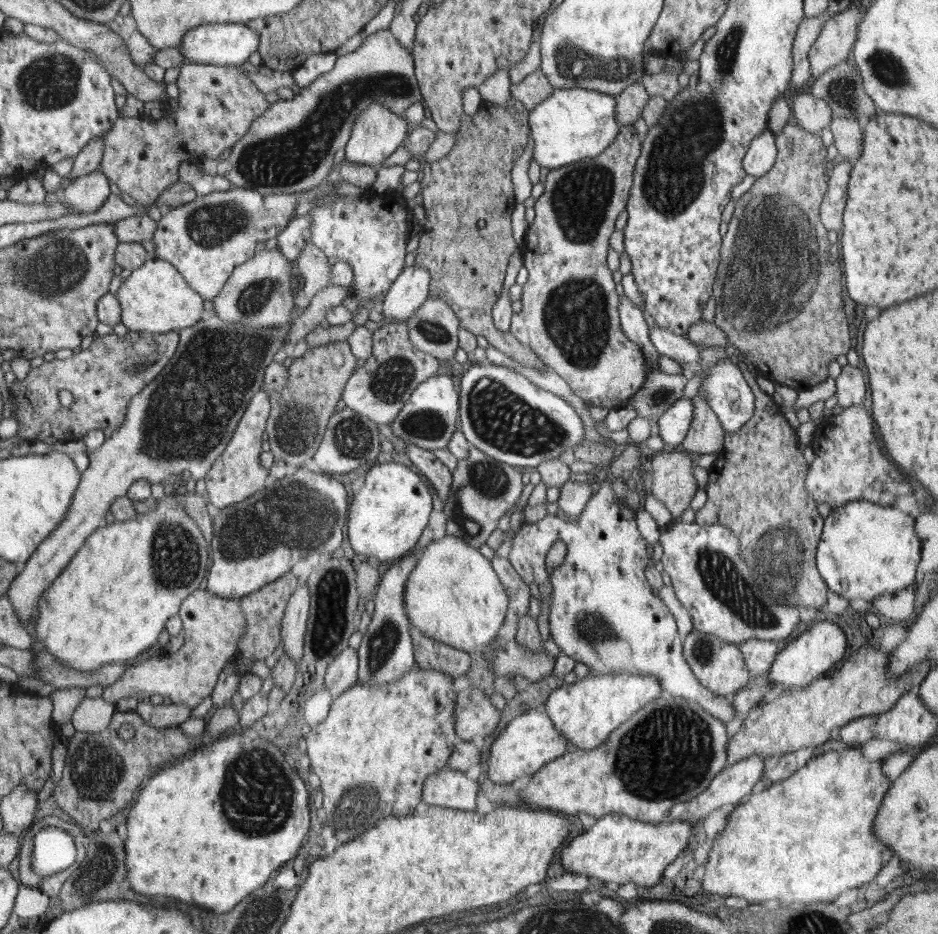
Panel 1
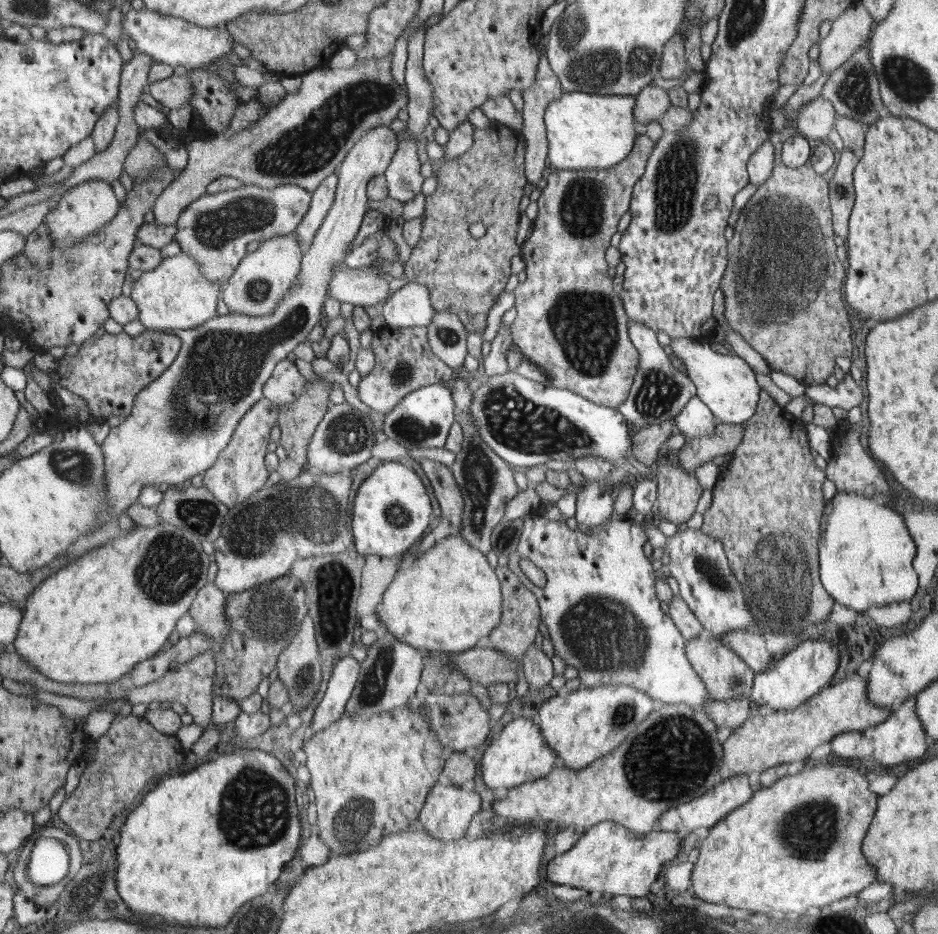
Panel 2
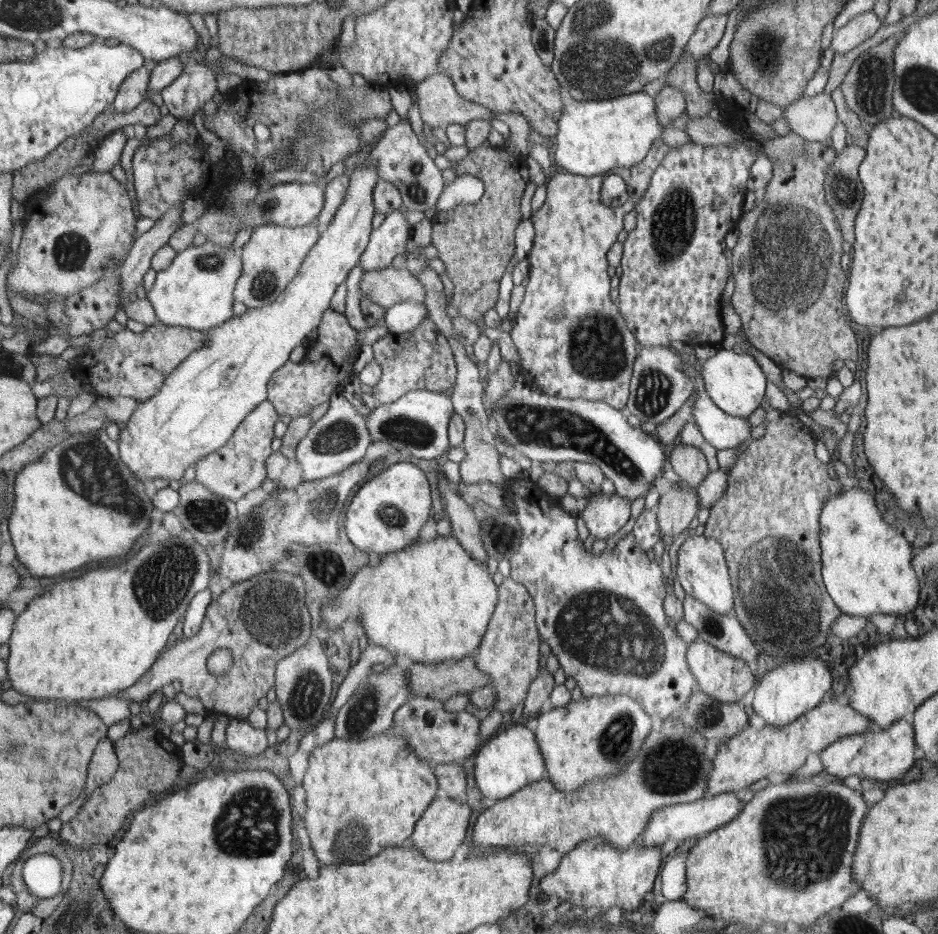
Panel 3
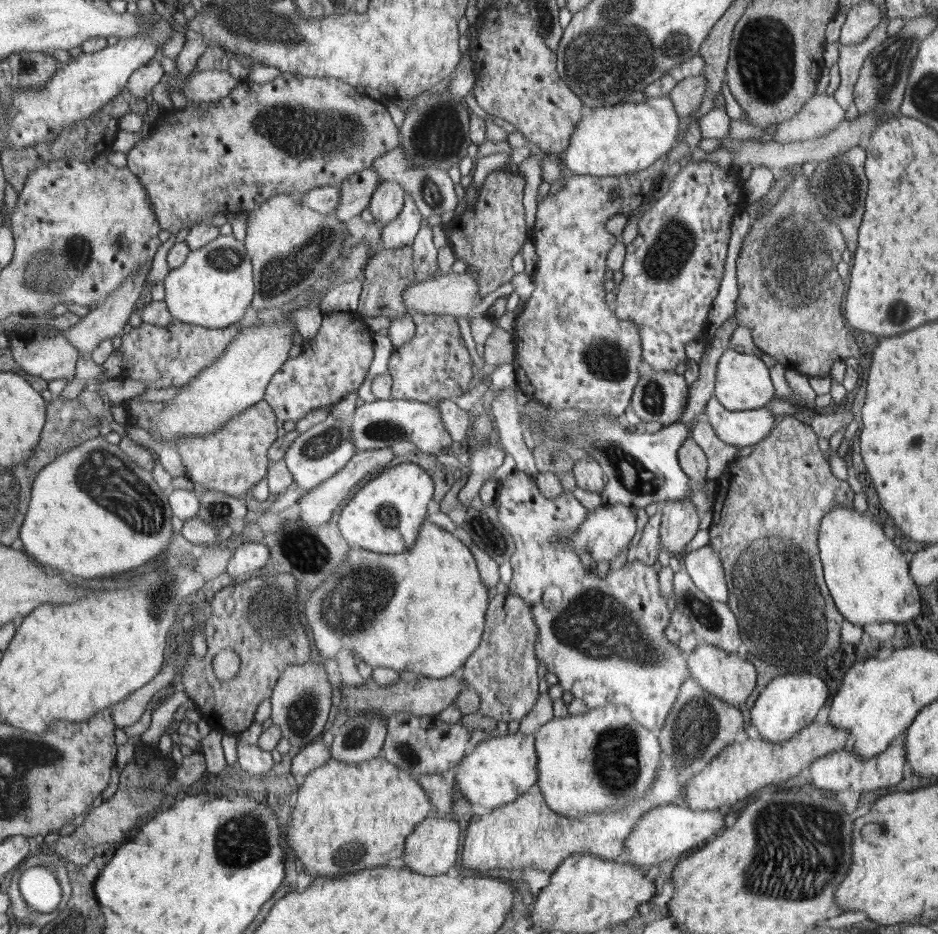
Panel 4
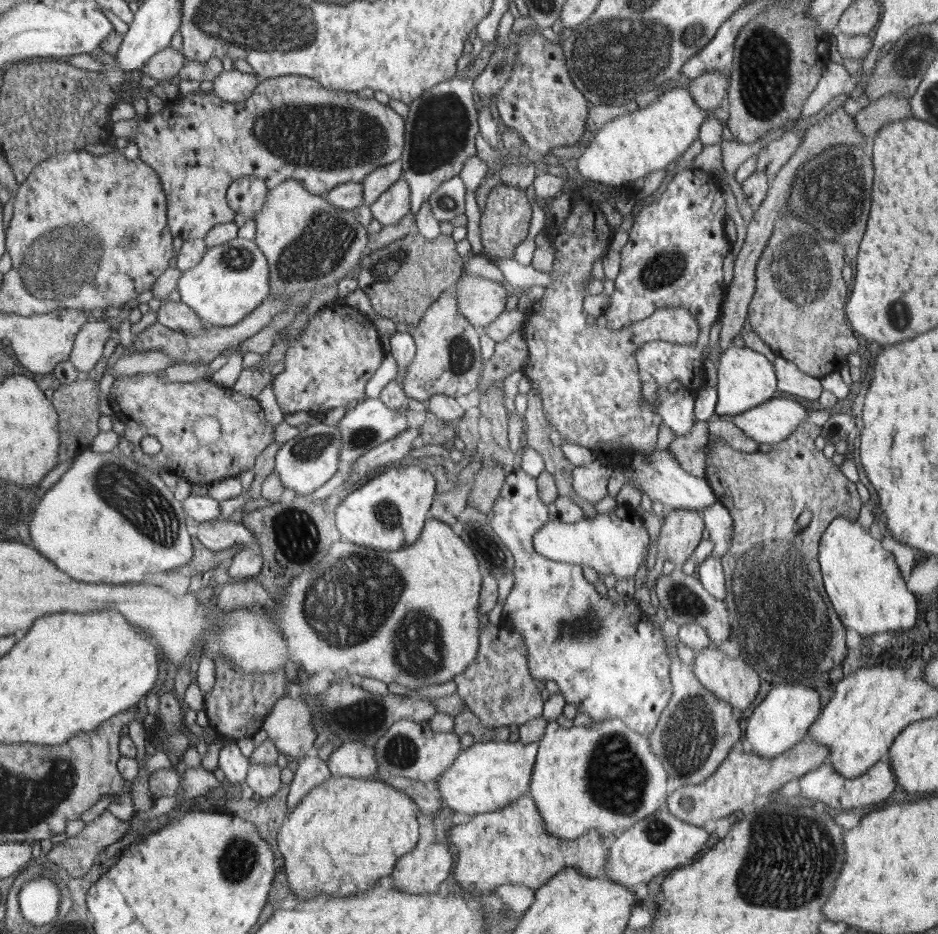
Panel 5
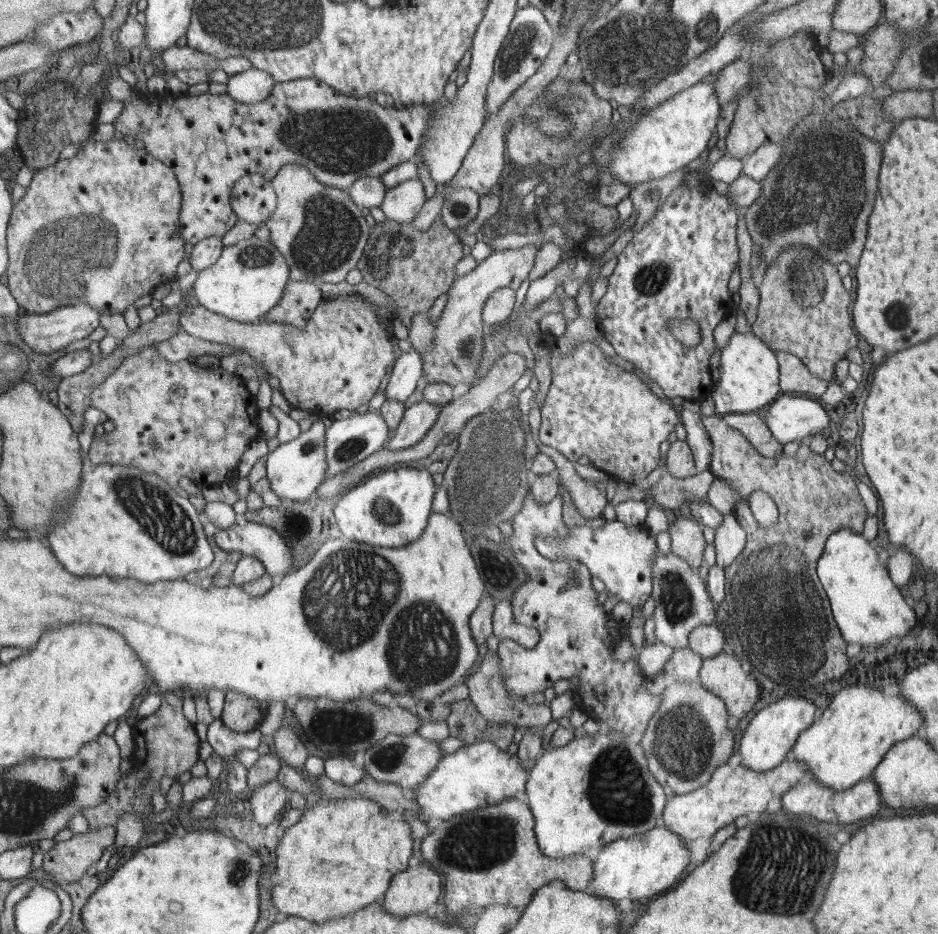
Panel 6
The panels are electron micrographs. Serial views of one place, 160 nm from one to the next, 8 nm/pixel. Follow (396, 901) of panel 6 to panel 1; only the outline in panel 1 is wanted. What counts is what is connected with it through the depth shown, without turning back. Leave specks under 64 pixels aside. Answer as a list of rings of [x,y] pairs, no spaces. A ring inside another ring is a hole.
[[[445,766],[426,778],[422,798],[430,806],[477,810],[478,784],[464,772]]]

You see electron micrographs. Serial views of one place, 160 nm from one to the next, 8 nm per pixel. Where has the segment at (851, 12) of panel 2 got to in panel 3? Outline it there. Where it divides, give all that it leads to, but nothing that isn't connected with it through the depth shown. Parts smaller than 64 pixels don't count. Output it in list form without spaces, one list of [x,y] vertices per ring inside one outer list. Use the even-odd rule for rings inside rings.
[[[873,11],[858,14],[851,18],[842,28],[834,31],[831,45],[834,52],[846,54],[856,46],[868,40],[880,28],[881,21]]]

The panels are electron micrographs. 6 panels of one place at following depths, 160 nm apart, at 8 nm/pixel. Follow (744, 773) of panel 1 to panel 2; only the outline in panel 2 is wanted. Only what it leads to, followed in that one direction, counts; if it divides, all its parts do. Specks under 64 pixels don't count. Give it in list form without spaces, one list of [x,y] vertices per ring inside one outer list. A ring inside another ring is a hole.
[[[737,774],[730,778],[723,779],[716,786],[707,790],[706,794],[700,795],[698,798],[666,809],[657,820],[657,830],[678,833],[680,830],[688,830],[702,828],[703,826],[711,829],[719,820],[722,820],[729,812],[736,810],[745,802],[750,800],[753,795],[748,781],[748,774]]]

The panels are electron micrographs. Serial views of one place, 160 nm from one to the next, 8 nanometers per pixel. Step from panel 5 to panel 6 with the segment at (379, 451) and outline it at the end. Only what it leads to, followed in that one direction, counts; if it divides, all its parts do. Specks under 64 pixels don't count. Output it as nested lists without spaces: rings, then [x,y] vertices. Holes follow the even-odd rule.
[[[426,400],[417,402],[404,411],[398,428],[385,443],[384,449],[400,450],[414,446],[434,426],[442,406]]]

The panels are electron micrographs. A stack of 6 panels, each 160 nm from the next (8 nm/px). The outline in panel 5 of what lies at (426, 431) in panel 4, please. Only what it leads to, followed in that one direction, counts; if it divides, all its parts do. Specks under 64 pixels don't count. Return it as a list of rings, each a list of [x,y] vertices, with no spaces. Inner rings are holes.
[[[366,398],[353,409],[347,411],[337,424],[340,434],[342,434],[340,464],[344,467],[350,466],[358,458],[362,457],[363,454],[366,454],[370,448],[380,446],[383,442],[410,428],[406,420],[407,411],[407,406],[397,410],[388,408],[379,398]]]

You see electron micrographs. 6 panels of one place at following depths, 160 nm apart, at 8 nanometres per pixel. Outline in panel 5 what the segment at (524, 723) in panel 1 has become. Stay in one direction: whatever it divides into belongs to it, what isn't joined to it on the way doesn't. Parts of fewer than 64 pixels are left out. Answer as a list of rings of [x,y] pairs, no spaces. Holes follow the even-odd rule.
[[[483,741],[474,743],[472,746],[458,754],[456,761],[452,763],[436,780],[437,789],[443,798],[444,806],[455,812],[465,812],[467,814],[484,814],[504,808],[507,804],[514,802],[524,794],[529,792],[529,784],[533,766],[535,765],[538,753],[539,741],[524,744],[520,741],[514,743],[509,741]]]

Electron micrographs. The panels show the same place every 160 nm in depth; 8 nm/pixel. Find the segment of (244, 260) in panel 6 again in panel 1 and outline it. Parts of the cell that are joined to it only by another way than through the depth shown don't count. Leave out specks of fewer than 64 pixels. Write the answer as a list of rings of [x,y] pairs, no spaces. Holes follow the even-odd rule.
[[[150,258],[123,280],[117,292],[121,322],[131,331],[167,333],[194,326],[204,314],[202,295],[192,290],[175,266],[166,260]]]

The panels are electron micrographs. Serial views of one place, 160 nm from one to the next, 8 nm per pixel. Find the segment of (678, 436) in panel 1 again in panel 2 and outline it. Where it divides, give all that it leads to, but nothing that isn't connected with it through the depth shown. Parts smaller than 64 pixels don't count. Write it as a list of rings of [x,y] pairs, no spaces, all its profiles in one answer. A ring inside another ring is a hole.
[[[694,395],[674,416],[673,422],[676,430],[688,439],[711,436],[717,431],[717,418],[698,395]]]

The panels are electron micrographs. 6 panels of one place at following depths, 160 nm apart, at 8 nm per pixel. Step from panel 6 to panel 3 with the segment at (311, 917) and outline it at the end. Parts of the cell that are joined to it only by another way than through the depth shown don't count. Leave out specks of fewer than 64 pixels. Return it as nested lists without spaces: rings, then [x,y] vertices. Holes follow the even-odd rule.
[[[391,729],[381,732],[372,738],[365,738],[362,742],[357,739],[352,742],[350,738],[333,738],[330,742],[314,748],[308,758],[308,770],[303,778],[303,787],[306,791],[306,813],[302,814],[302,819],[306,825],[306,831],[310,837],[310,844],[318,862],[320,864],[338,863],[360,863],[366,862],[373,855],[380,854],[382,850],[389,846],[401,846],[408,842],[409,836],[413,833],[416,821],[424,814],[430,803],[438,796],[439,788],[432,764],[422,761],[414,755],[414,750],[407,744],[406,737],[402,734],[393,734]]]

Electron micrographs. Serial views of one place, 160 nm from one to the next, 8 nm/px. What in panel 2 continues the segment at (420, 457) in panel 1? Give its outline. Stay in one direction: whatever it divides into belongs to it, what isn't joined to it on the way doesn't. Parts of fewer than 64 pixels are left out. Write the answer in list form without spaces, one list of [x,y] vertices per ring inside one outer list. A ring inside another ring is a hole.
[[[419,459],[419,461],[434,488],[442,517],[455,527],[454,534],[460,534],[464,499],[453,472],[445,464],[436,460]]]

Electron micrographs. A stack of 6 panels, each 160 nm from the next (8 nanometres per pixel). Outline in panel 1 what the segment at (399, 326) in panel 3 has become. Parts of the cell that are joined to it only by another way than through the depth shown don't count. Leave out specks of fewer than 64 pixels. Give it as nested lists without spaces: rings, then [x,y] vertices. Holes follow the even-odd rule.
[[[412,265],[402,270],[384,297],[383,316],[405,322],[429,297],[431,275],[428,270]]]

